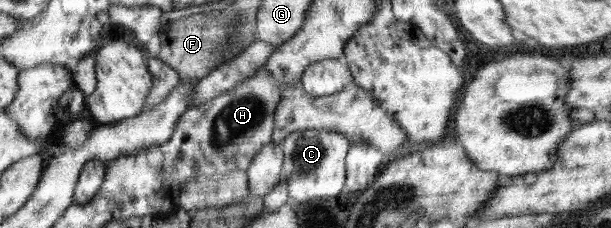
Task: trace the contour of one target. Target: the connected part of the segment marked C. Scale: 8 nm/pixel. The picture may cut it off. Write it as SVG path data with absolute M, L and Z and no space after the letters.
M306 129L289 132L281 141L281 178L287 186L287 198L296 211L299 204L313 199L328 200L336 196L345 181L345 156L350 140L342 133L326 129Z

